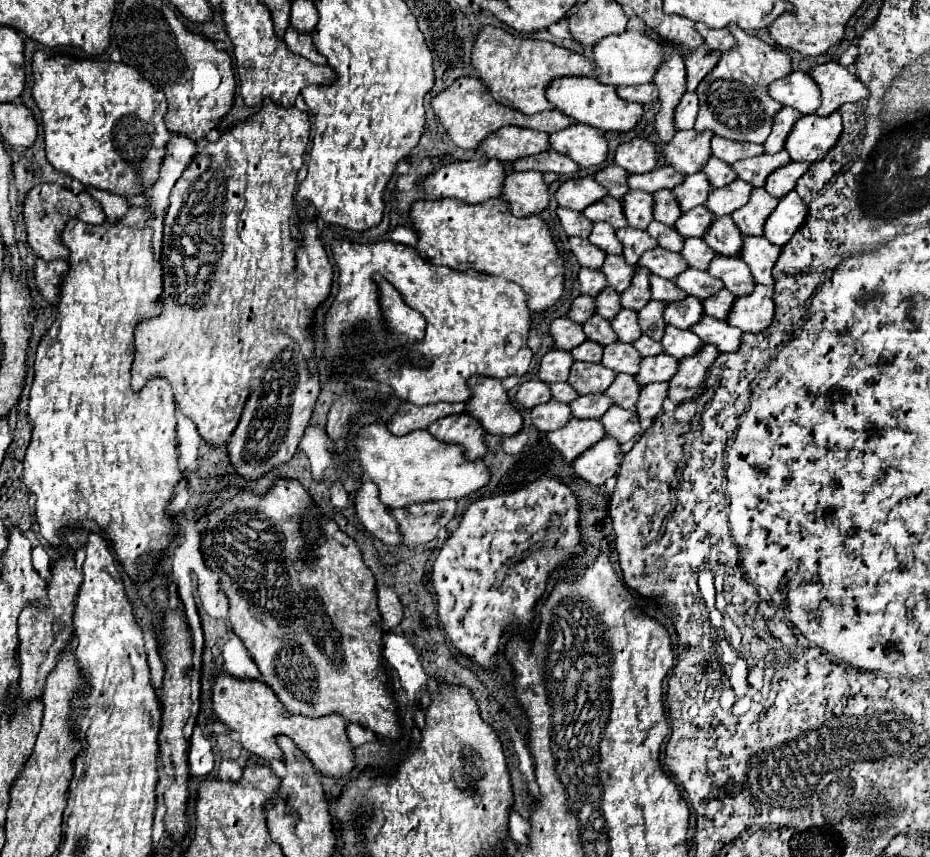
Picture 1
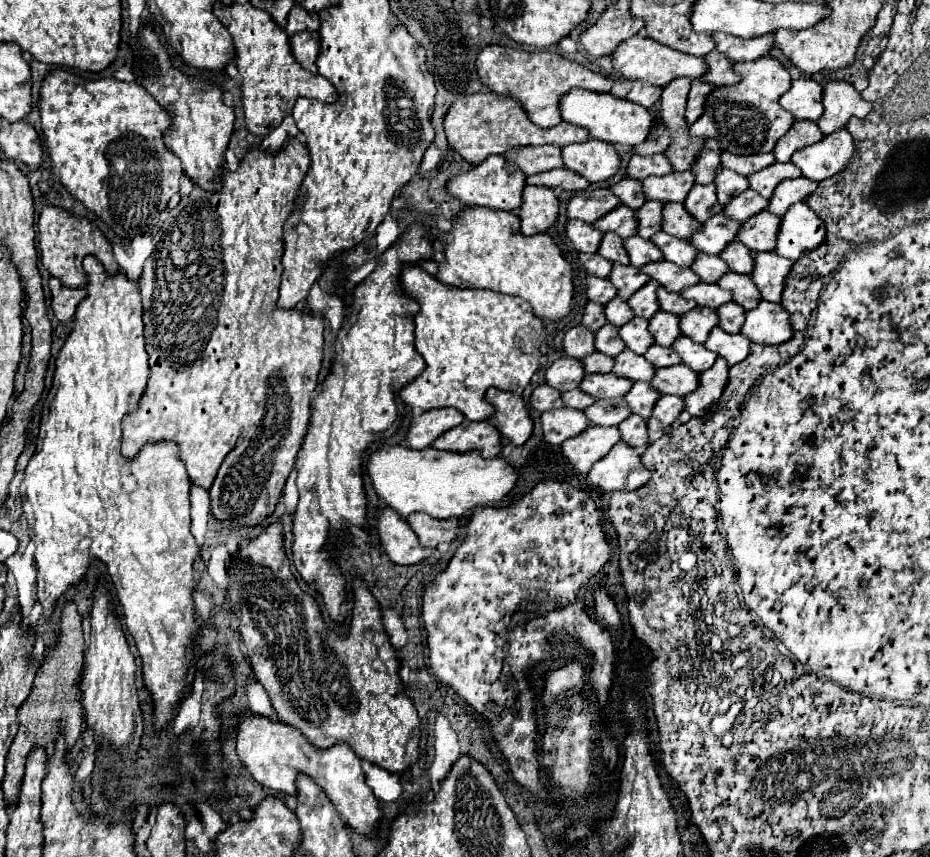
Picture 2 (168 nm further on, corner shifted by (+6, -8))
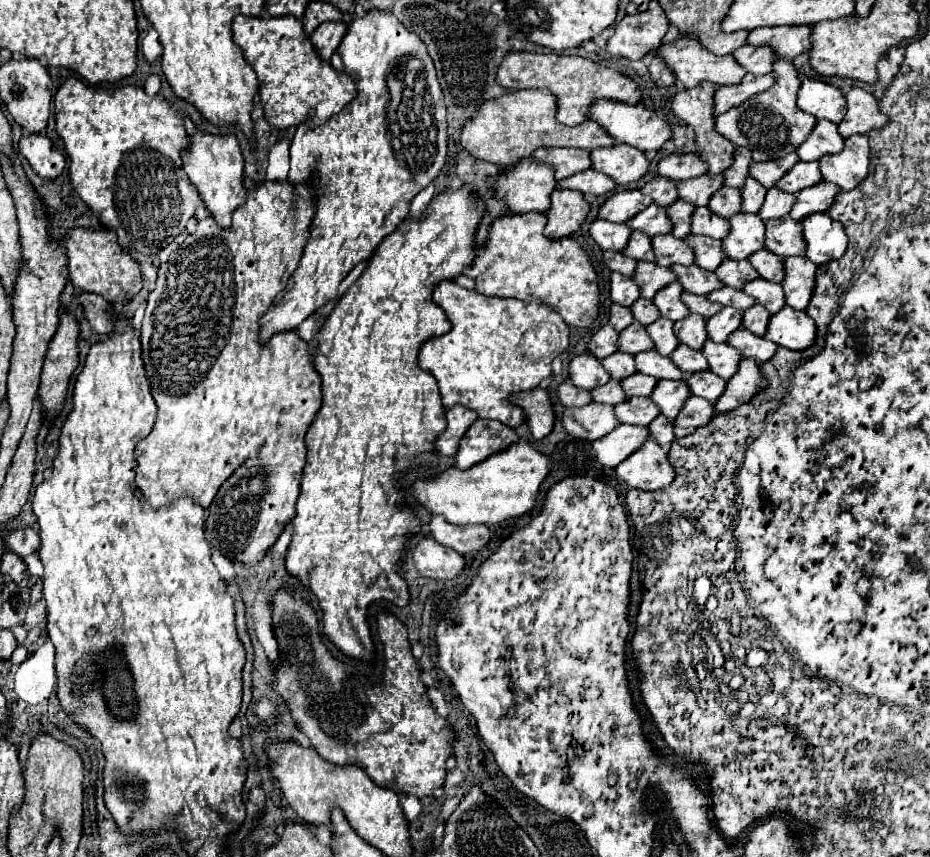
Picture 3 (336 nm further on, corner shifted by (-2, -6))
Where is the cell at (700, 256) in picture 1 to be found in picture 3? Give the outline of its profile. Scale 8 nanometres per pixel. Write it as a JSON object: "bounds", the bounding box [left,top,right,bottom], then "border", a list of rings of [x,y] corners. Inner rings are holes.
{"bounds":[716,260,758,288],"border":[[[728,260],[724,262],[724,266],[720,266],[716,270],[716,276],[732,288],[744,288],[744,284],[752,282],[758,278],[758,272],[752,268],[752,264],[748,260]]]}

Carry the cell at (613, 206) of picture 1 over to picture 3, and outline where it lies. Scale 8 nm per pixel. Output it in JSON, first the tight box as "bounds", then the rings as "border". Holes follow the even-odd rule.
{"bounds":[626,204,672,236],"border":[[[658,204],[648,206],[648,210],[636,214],[636,218],[632,218],[632,222],[626,222],[626,224],[632,226],[632,230],[640,230],[650,236],[672,232],[672,222],[668,218],[668,212],[666,212],[666,208],[662,208]]]}

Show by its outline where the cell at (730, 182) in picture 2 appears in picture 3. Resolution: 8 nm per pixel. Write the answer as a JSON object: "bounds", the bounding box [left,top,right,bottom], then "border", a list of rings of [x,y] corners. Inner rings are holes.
{"bounds":[742,178,766,214],"border":[[[748,178],[748,182],[744,184],[744,206],[742,212],[750,212],[750,214],[758,214],[762,204],[764,204],[764,196],[766,196],[766,188],[760,186],[760,182],[756,182],[754,178]]]}

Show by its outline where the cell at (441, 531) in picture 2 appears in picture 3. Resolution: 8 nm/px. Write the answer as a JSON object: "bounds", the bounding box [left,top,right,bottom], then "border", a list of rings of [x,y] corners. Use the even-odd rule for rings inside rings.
{"bounds":[430,516,492,554],"border":[[[432,516],[430,530],[436,542],[456,550],[458,554],[478,552],[492,538],[492,530],[488,526],[452,526],[440,516]]]}

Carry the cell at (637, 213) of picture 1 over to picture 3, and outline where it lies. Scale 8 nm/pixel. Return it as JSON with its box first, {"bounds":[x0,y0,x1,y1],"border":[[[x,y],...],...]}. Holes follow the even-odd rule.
{"bounds":[668,200,696,238],"border":[[[676,200],[672,206],[668,206],[668,216],[672,218],[672,224],[674,224],[672,234],[676,238],[690,236],[690,220],[692,220],[694,210],[696,210],[696,206],[692,206],[690,202],[684,202],[684,200]]]}

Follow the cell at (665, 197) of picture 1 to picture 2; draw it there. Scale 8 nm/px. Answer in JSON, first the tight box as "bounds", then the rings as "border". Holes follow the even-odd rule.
{"bounds":[662,202,700,238],"border":[[[668,202],[664,204],[664,212],[662,212],[662,230],[670,236],[676,238],[688,238],[694,230],[698,230],[700,222],[692,220],[692,216],[688,216],[686,208],[680,202]]]}

